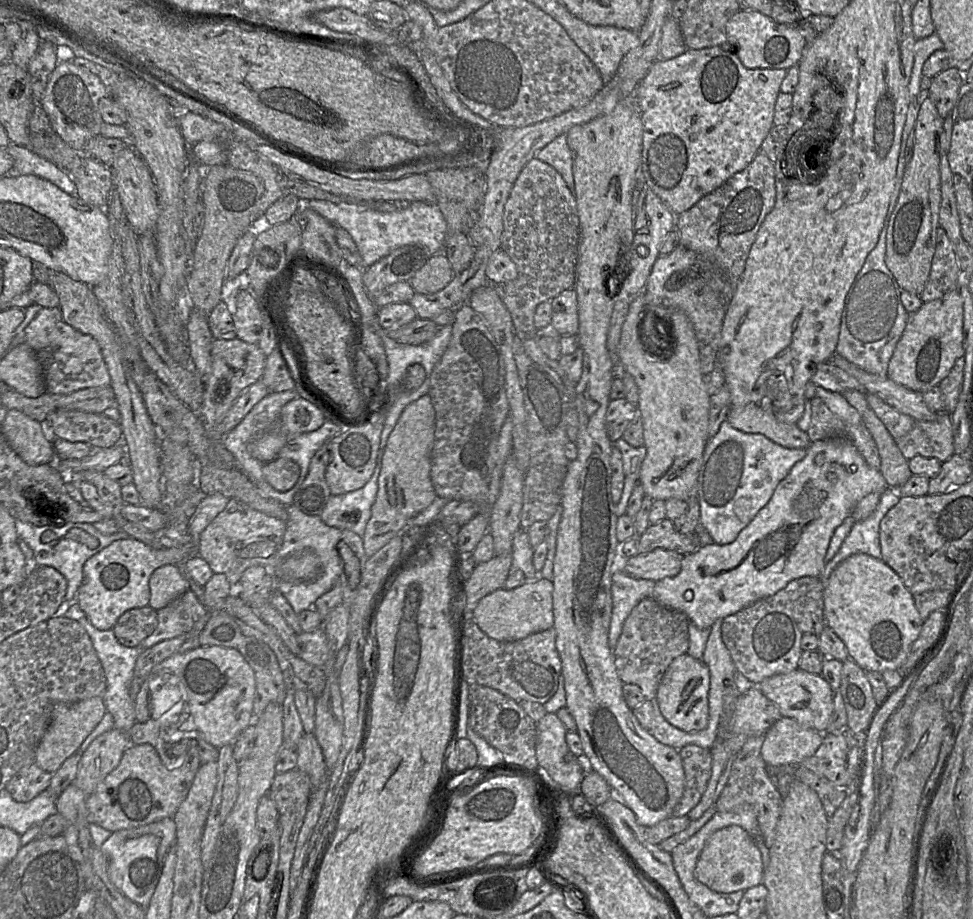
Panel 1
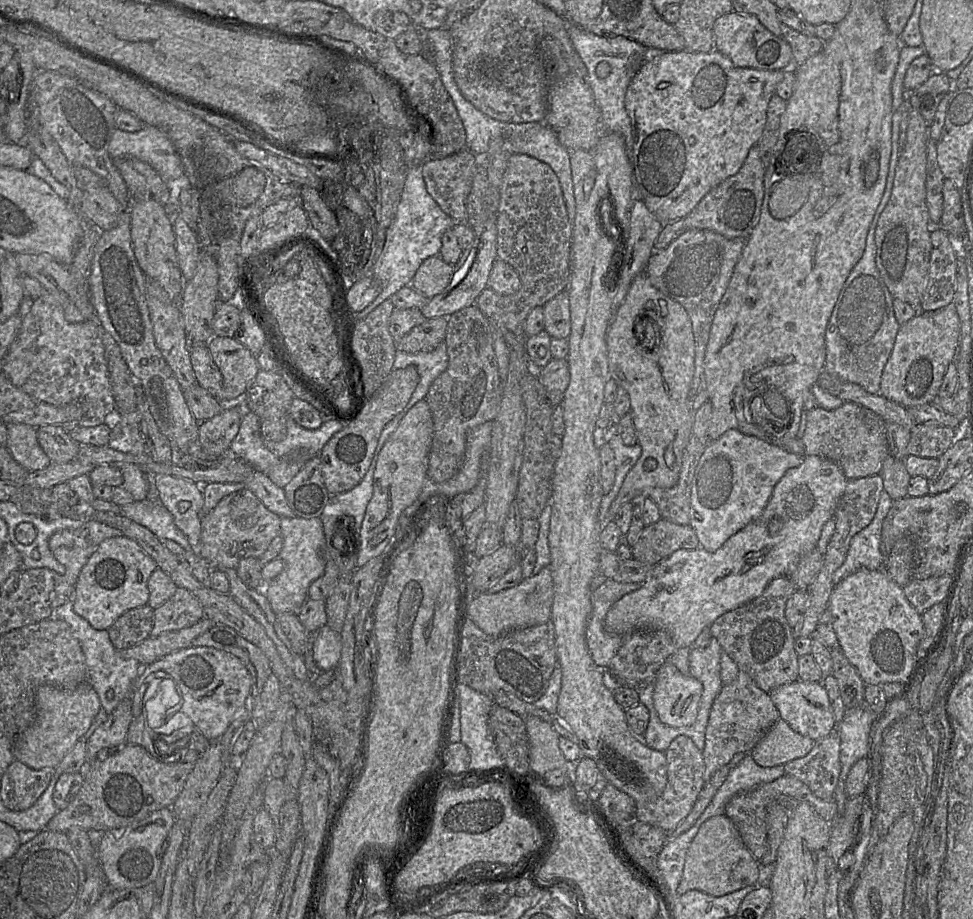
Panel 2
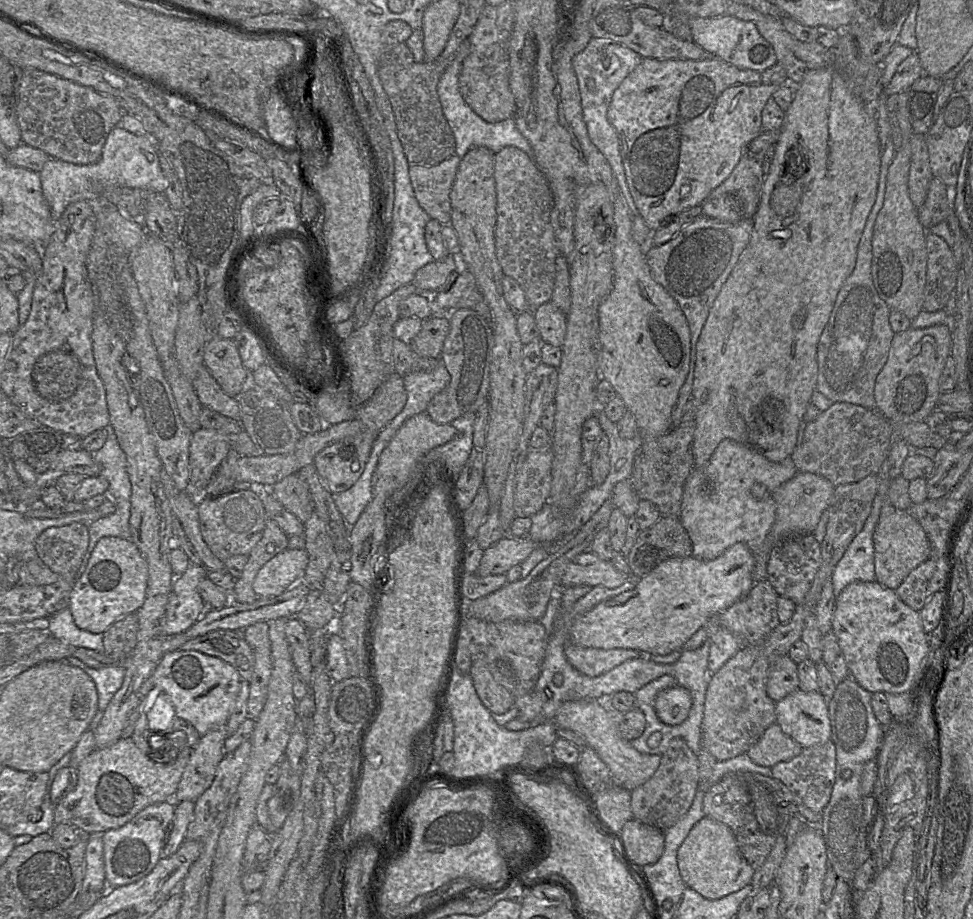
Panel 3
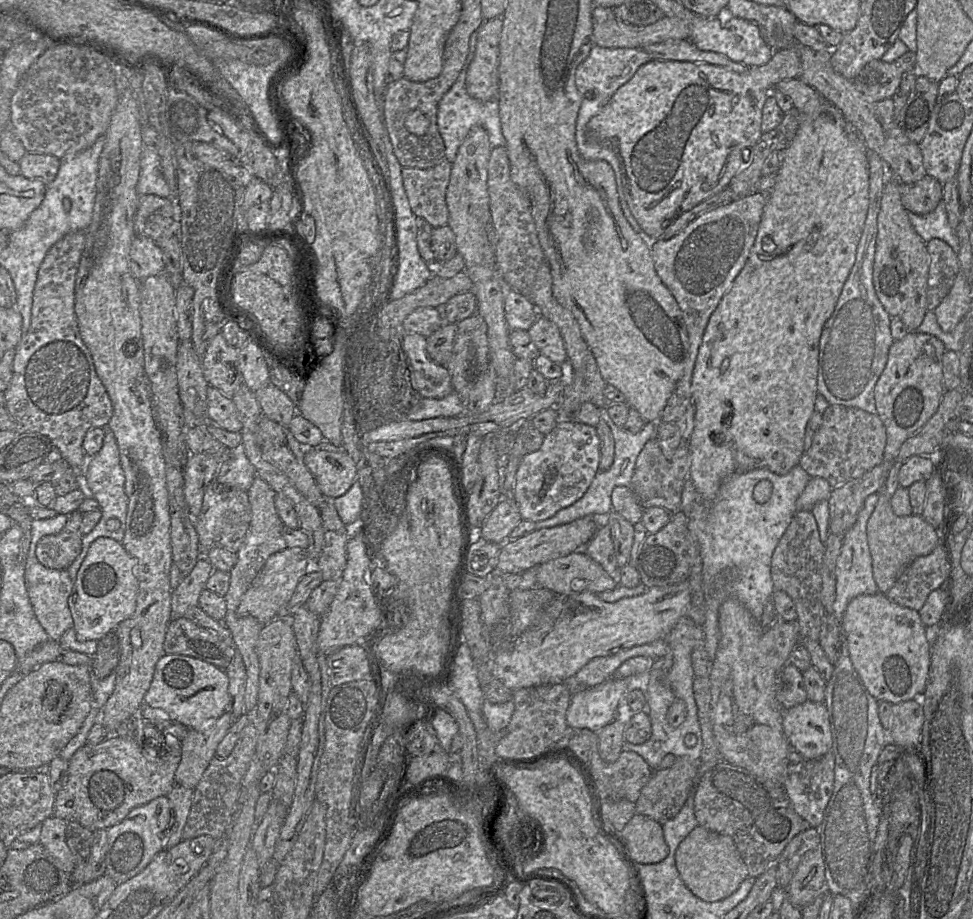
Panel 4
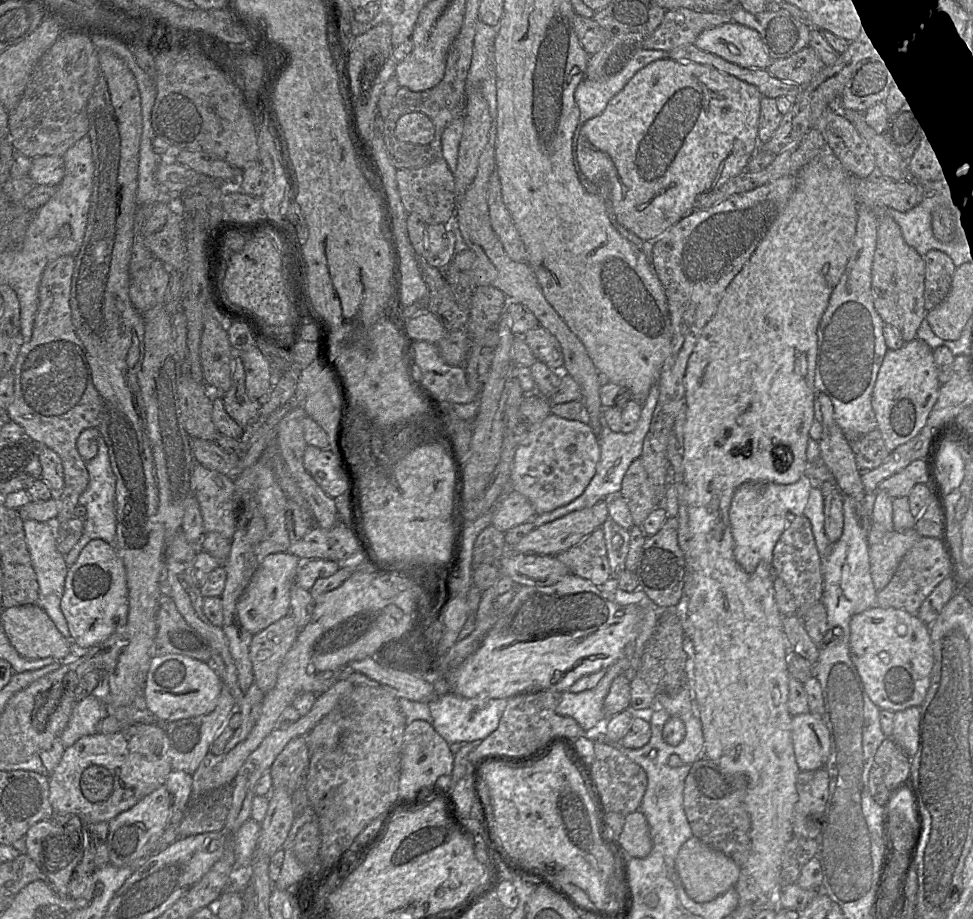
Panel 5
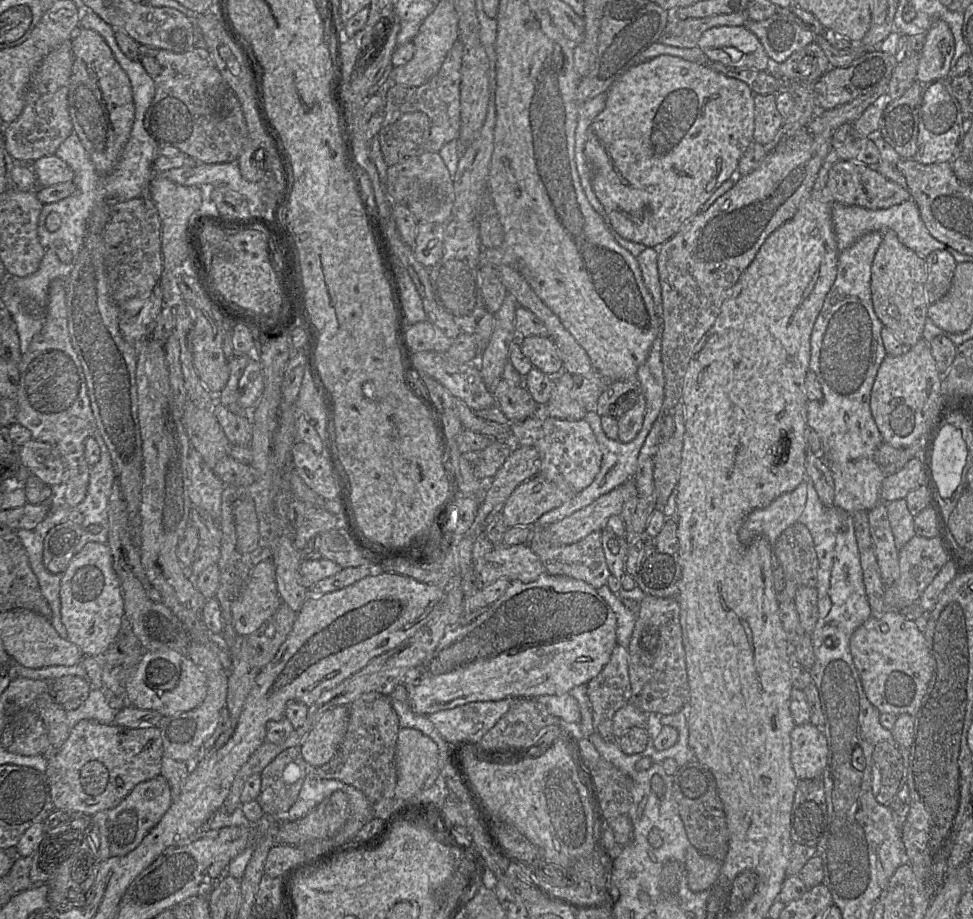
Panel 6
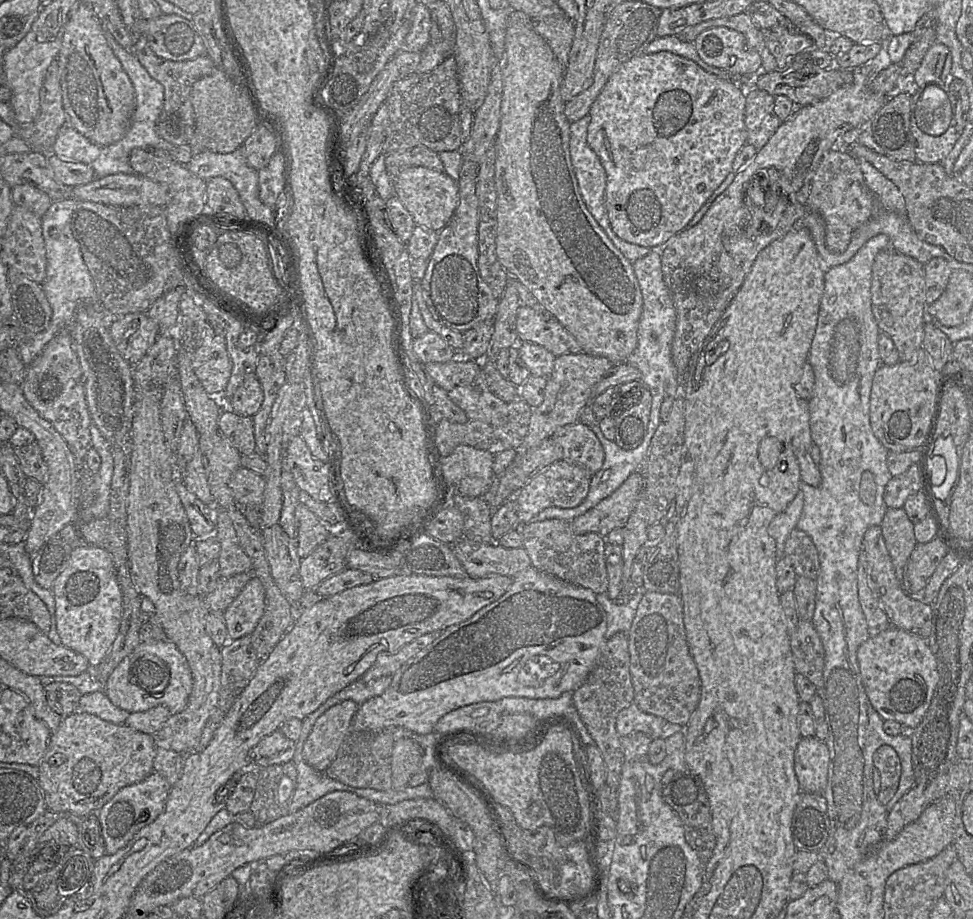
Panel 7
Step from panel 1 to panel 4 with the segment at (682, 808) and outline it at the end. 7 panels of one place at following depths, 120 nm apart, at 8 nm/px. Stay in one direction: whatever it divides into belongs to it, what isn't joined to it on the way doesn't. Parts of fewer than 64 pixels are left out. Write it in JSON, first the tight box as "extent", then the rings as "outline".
{"extent":[635,757,698,824],"outline":[[[676,757],[674,764],[653,772],[635,803],[635,811],[664,824],[675,817],[695,785],[698,761]]]}

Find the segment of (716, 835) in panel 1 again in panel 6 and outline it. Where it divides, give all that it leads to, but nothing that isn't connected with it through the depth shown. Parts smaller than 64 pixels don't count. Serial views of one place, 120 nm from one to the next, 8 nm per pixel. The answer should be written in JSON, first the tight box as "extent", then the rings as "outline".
{"extent":[686,844,721,892],"outline":[[[692,844],[686,851],[688,887],[693,892],[710,889],[718,879],[721,862],[701,854]]]}

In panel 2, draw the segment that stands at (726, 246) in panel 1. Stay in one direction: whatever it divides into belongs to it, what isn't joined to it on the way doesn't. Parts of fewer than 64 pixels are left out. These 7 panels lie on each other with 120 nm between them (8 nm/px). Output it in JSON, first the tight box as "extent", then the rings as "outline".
{"extent":[685,144,766,239],"outline":[[[758,144],[751,147],[741,169],[708,192],[685,218],[687,229],[717,232],[728,238],[747,239],[757,225],[764,199],[766,168],[760,157]]]}

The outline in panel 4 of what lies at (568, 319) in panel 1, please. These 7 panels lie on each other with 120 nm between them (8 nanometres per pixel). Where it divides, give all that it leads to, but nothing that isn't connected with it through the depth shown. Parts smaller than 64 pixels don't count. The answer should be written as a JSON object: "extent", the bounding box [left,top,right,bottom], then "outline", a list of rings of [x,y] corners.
{"extent":[528,316,567,364],"outline":[[[539,316],[528,330],[531,340],[538,348],[540,355],[548,357],[558,364],[565,364],[567,352],[558,327],[550,320]]]}

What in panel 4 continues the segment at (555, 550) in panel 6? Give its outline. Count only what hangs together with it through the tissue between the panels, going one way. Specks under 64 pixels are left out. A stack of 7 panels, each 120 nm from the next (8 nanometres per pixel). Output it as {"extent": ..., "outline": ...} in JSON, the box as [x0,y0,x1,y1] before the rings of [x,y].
{"extent":[583,525,619,581],"outline":[[[608,525],[600,526],[597,529],[592,539],[584,546],[583,551],[618,581],[619,568],[617,567],[613,541]]]}

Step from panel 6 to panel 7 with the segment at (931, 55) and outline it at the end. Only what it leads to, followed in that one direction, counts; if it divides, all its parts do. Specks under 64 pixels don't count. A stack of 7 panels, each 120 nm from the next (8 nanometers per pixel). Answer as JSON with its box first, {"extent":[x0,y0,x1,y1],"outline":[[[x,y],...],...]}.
{"extent":[914,42,952,87],"outline":[[[935,42],[926,52],[919,68],[914,72],[918,87],[927,83],[944,83],[950,85],[952,56],[945,45]]]}

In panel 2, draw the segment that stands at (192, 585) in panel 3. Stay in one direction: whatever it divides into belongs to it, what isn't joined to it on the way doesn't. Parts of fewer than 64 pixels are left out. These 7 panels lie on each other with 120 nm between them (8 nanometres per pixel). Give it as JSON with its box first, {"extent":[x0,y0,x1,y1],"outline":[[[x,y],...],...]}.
{"extent":[151,587,205,637],"outline":[[[178,587],[174,595],[154,609],[151,637],[188,628],[205,617],[199,600],[186,588]]]}

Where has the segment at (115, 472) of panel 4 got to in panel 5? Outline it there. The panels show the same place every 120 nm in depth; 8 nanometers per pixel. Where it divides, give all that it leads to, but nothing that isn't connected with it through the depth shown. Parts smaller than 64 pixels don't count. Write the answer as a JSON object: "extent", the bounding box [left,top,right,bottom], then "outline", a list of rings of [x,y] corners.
{"extent":[65,435,117,567],"outline":[[[100,435],[98,438],[99,450],[97,455],[86,462],[89,473],[89,483],[79,499],[79,505],[86,508],[84,530],[80,540],[74,548],[65,555],[68,567],[72,566],[78,559],[84,547],[94,539],[102,539],[115,547],[117,540],[117,517],[116,517],[116,476],[112,470],[107,444]]]}

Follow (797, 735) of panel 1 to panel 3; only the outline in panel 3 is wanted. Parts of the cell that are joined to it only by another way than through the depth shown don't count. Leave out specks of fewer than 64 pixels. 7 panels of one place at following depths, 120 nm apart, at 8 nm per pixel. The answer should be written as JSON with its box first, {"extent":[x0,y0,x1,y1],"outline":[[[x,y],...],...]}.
{"extent":[746,723,803,767],"outline":[[[778,723],[772,724],[746,753],[754,763],[773,767],[798,756],[803,747],[785,734]]]}

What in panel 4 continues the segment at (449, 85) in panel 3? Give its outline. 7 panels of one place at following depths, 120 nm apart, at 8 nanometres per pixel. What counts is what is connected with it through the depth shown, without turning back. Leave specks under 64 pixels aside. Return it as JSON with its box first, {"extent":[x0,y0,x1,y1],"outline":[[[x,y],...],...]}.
{"extent":[438,31,505,164],"outline":[[[475,31],[470,37],[468,55],[457,80],[438,103],[438,130],[445,147],[445,159],[451,164],[455,161],[458,149],[465,140],[470,129],[476,125],[482,126],[487,131],[492,149],[496,147],[505,147],[505,138],[502,134],[499,117],[498,98],[483,102],[470,97],[466,90],[466,75],[468,67],[475,55],[477,34],[478,32]]]}

